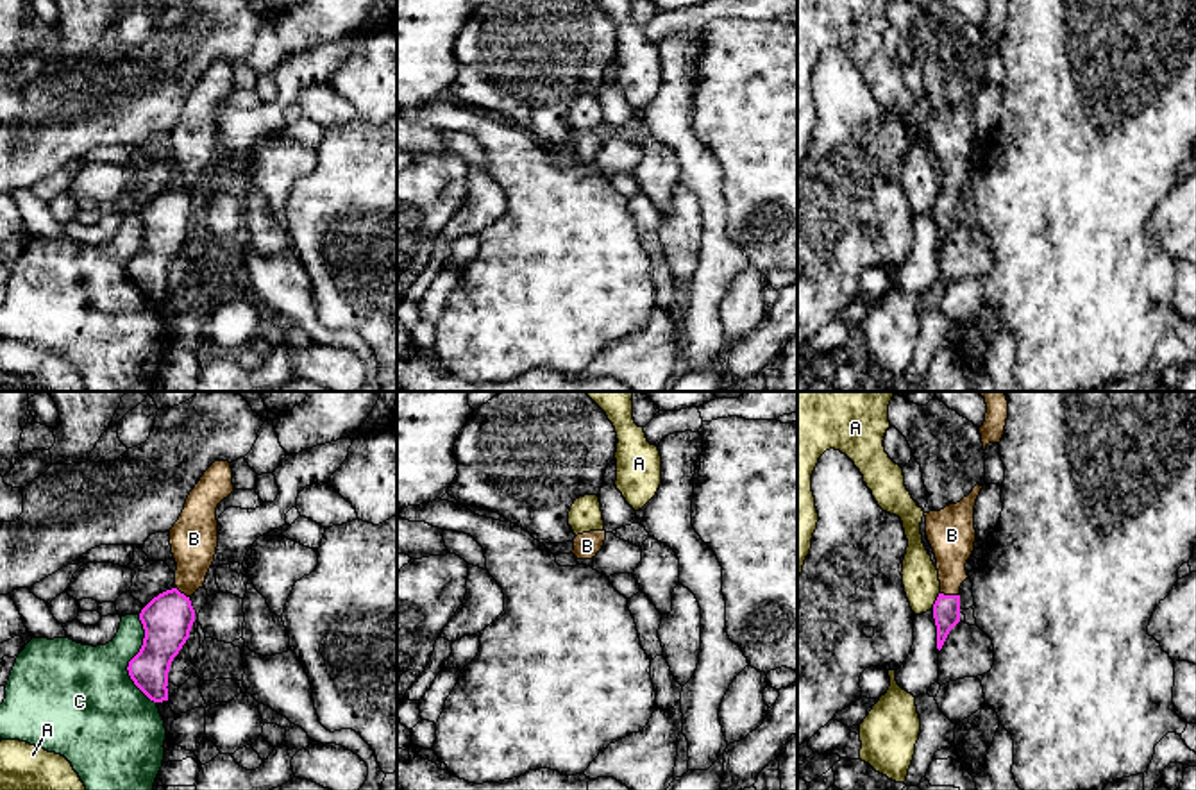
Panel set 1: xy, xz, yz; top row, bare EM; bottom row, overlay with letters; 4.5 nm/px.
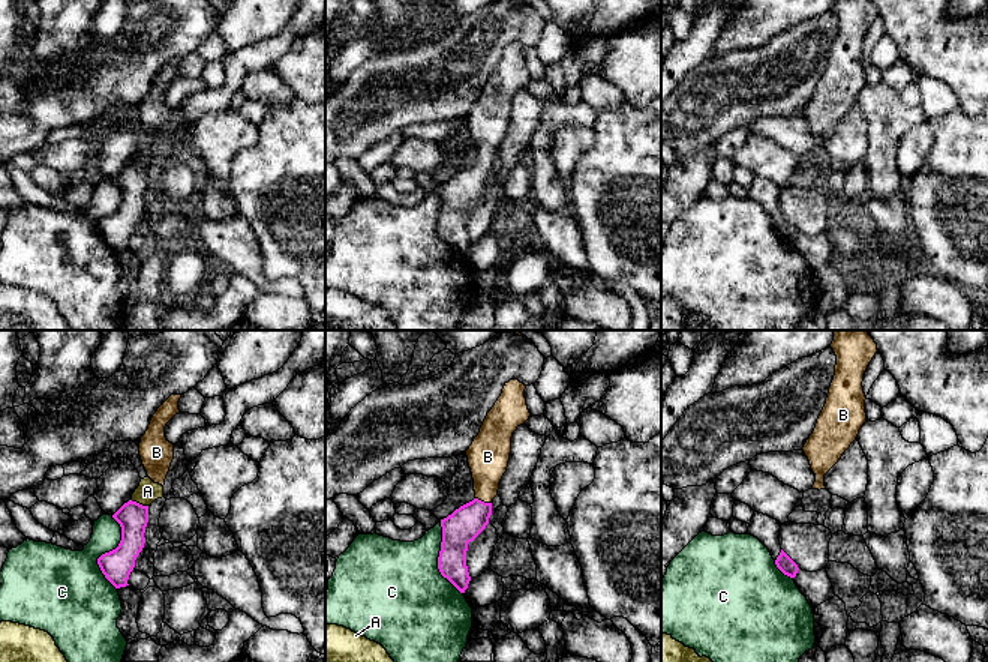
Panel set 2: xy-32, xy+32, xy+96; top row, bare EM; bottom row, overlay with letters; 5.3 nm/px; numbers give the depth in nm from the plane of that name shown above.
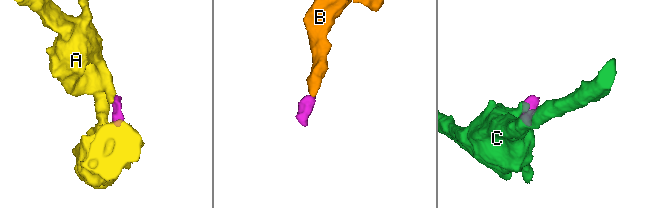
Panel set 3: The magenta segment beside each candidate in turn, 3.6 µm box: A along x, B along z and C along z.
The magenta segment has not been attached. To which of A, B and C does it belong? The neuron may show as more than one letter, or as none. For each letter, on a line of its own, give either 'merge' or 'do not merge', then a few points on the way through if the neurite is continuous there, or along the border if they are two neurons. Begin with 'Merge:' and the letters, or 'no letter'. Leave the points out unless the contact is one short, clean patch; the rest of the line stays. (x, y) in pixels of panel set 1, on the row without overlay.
Merge: B
A: do not merge | along yz (939, 192), (932, 208)
B: merge | across yz (946, 210), (950, 195), (951, 140)
C: do not merge | along xy (138, 215), (143, 243), (129, 261), (127, 274), (156, 302)

